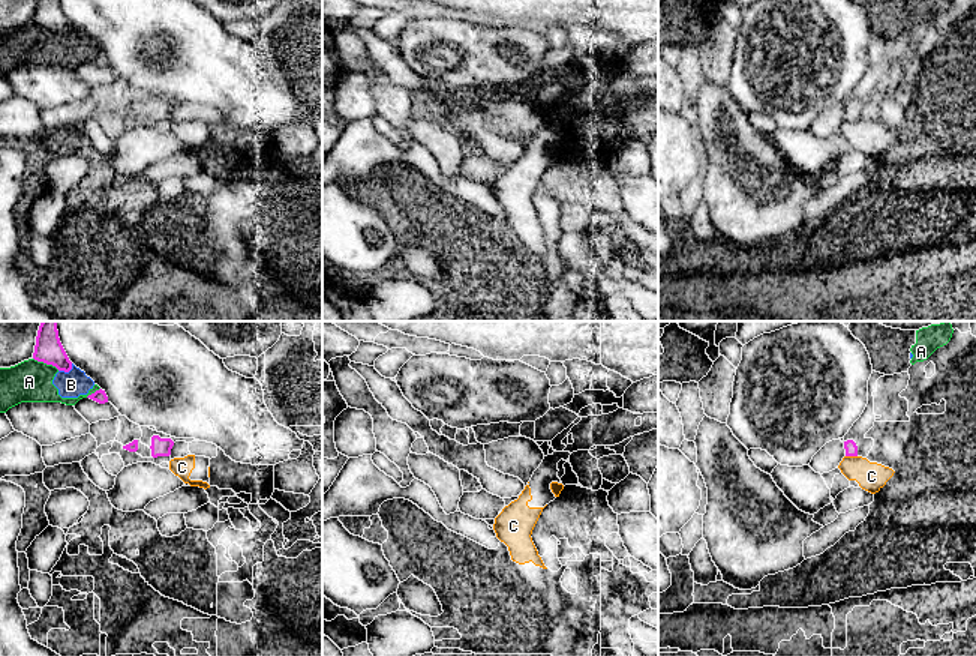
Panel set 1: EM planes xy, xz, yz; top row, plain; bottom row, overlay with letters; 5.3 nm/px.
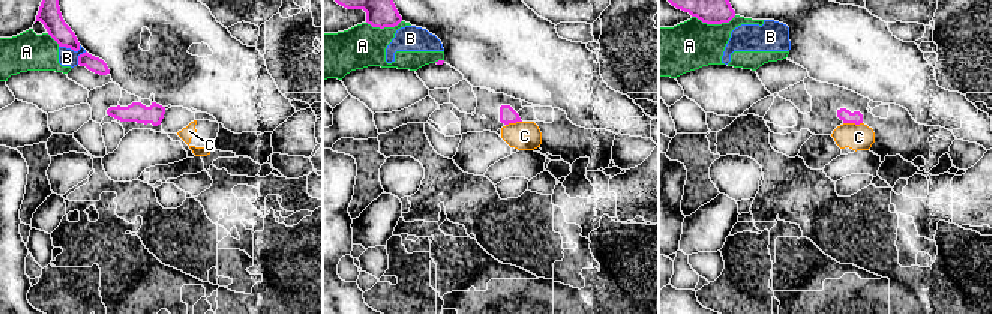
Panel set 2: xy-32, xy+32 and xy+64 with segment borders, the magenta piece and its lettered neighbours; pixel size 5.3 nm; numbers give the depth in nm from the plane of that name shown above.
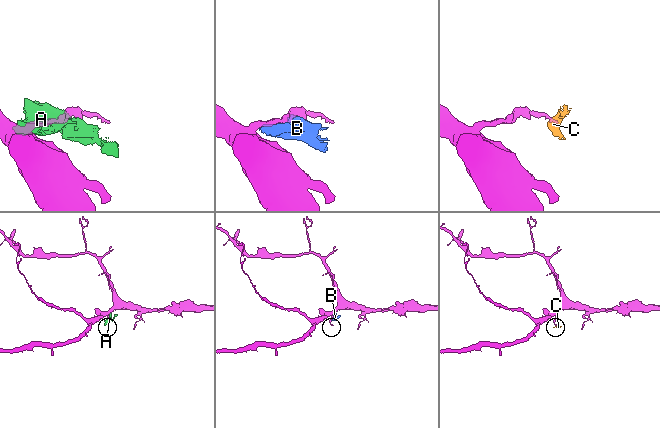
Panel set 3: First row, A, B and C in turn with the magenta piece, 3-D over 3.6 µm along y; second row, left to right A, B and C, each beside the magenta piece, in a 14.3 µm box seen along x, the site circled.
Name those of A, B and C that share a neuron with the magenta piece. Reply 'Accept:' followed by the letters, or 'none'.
Accept: none

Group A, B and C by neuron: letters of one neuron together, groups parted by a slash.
A B / C

